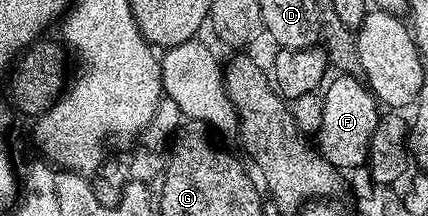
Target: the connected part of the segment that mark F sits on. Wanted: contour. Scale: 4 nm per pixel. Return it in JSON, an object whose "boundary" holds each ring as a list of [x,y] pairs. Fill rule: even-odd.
{"boundary":[[[334,75],[328,81],[323,95],[323,126],[319,133],[319,151],[338,170],[357,168],[369,159],[369,143],[375,134],[379,101],[356,76]]]}

